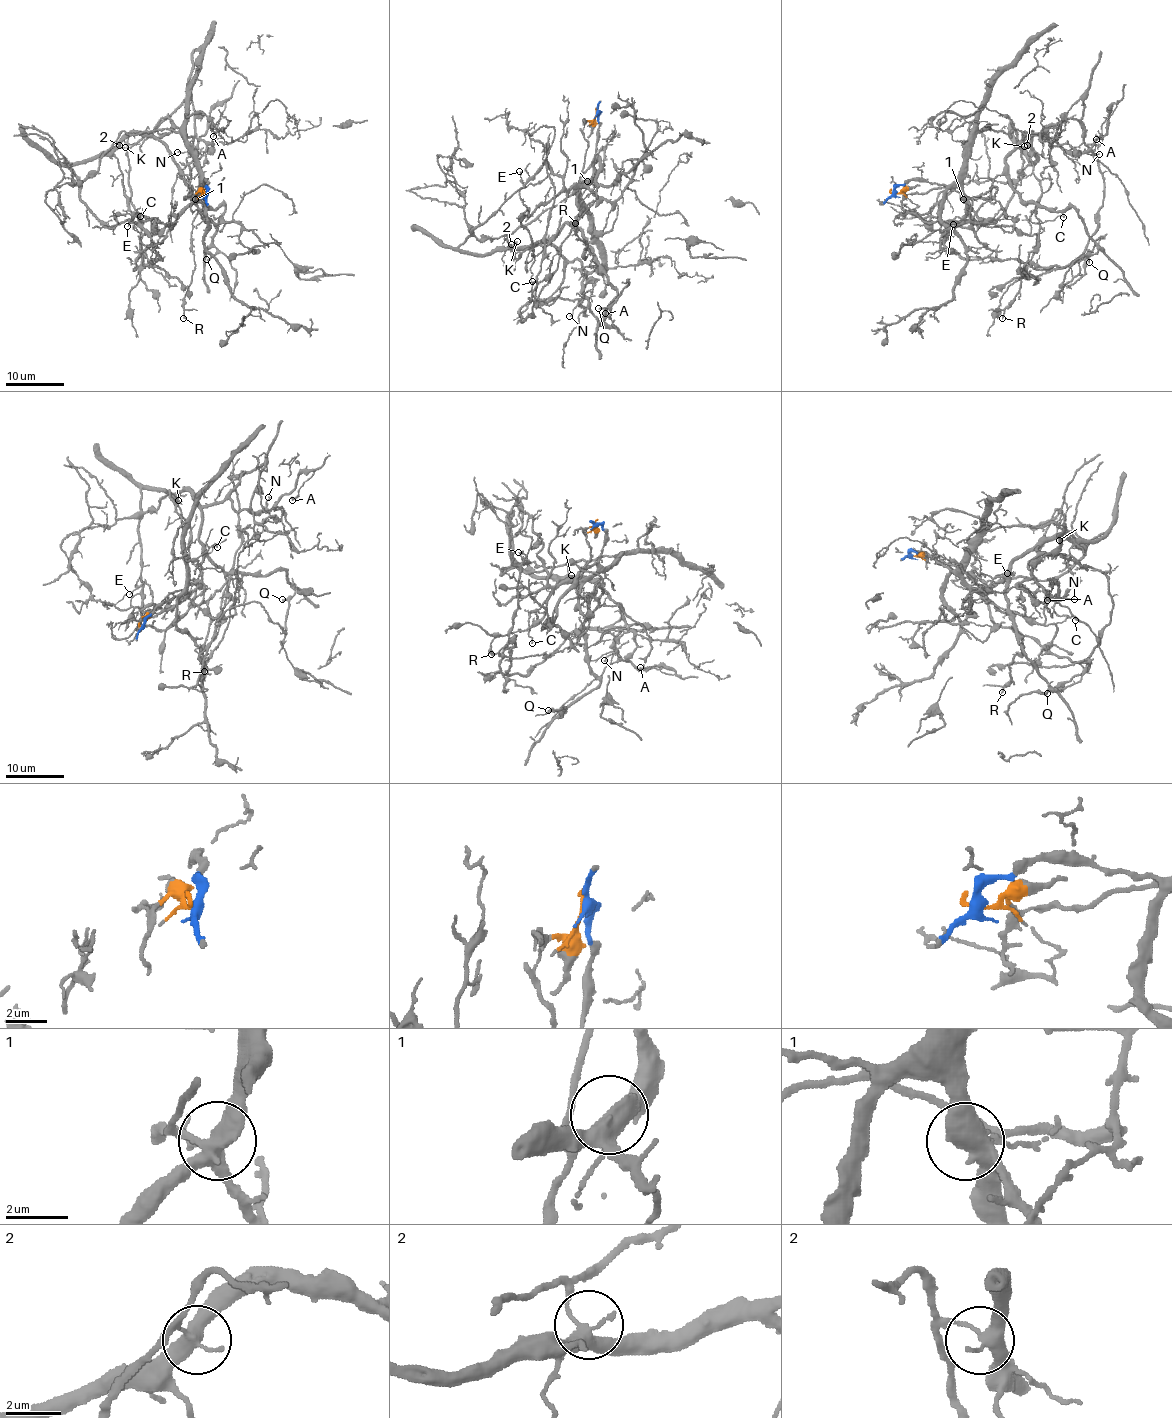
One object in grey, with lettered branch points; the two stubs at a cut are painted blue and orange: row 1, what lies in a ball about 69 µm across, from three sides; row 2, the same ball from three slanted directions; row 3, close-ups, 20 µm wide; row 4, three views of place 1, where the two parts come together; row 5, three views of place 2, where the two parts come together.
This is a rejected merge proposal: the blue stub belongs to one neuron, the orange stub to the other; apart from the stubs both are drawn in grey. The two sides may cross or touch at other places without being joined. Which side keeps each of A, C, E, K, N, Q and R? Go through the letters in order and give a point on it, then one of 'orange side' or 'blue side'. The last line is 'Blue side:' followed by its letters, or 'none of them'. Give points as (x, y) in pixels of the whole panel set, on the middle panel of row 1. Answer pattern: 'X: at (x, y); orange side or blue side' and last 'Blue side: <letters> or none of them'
A: at (605, 313); orange side
C: at (532, 281); orange side
E: at (519, 171); blue side
K: at (517, 241); blue side
N: at (569, 316); orange side
Q: at (598, 308); orange side
R: at (575, 223); orange side
Blue side: E, K

